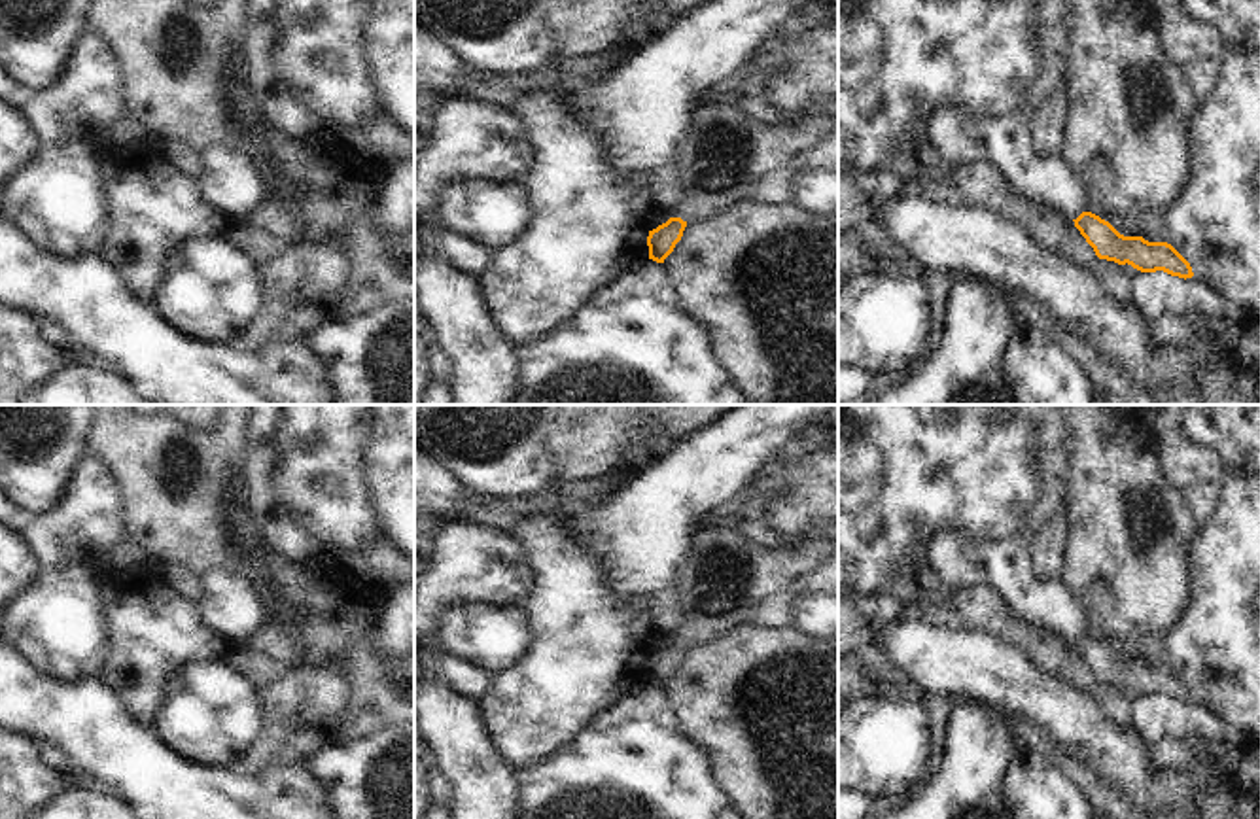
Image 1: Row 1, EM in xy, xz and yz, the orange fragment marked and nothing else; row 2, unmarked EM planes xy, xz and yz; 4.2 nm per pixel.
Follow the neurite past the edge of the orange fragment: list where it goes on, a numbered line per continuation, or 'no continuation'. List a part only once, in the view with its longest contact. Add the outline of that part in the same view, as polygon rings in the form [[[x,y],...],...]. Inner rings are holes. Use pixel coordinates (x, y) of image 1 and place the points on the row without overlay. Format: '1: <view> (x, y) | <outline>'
1: xz (725, 575) | [[[713,524],[698,528],[691,535],[685,558],[679,564],[674,586],[681,609],[681,626],[672,641],[683,645],[702,645],[713,641],[734,626],[753,619],[755,607],[768,596],[787,588],[802,573],[815,571],[834,550],[832,539],[779,549],[762,547],[736,531]]]

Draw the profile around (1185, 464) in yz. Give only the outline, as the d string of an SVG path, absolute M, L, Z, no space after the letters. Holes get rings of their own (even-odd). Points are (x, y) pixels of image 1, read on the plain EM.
M1190 441L1158 448L1162 477L1181 494L1196 484L1224 486L1232 479L1232 467L1222 458Z

